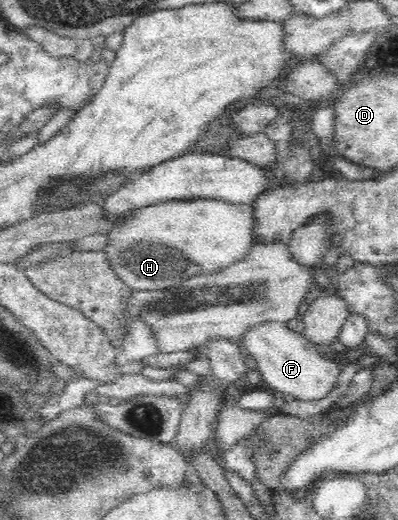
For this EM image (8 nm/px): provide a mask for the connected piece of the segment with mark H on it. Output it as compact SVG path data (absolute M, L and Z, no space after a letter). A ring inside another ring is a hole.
M212 198L206 200L184 200L162 202L136 209L122 224L118 224L110 234L109 245L102 251L116 275L134 290L162 290L179 286L186 278L200 274L218 272L246 258L254 246L254 205L230 204Z

